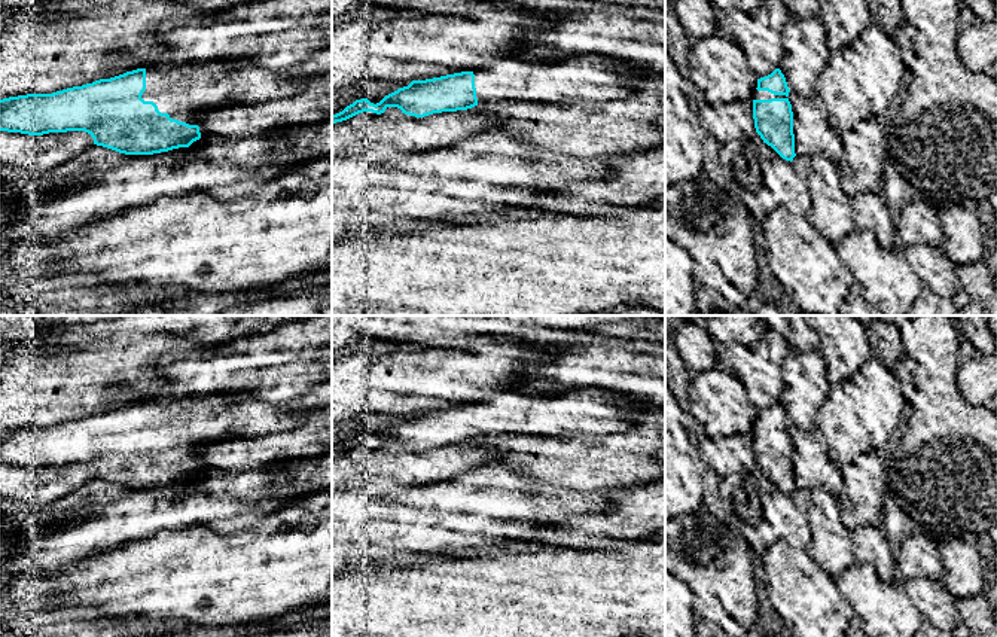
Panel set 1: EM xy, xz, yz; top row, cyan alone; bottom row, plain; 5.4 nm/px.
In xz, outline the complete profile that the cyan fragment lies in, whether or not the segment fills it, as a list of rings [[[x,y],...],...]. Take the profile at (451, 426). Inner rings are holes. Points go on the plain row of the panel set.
[[[576,388],[558,396],[506,391],[490,402],[412,414],[376,438],[368,432],[356,433],[342,445],[332,448],[332,457],[363,445],[381,448],[387,441],[397,441],[405,448],[424,451],[501,435],[560,436],[567,433],[595,438],[629,432],[635,417],[652,409],[656,406],[644,400],[625,399],[601,388]]]

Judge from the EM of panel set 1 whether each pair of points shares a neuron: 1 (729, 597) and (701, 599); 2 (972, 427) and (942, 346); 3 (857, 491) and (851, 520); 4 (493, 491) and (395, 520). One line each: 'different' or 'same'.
1: same
2: same
3: same
4: same

